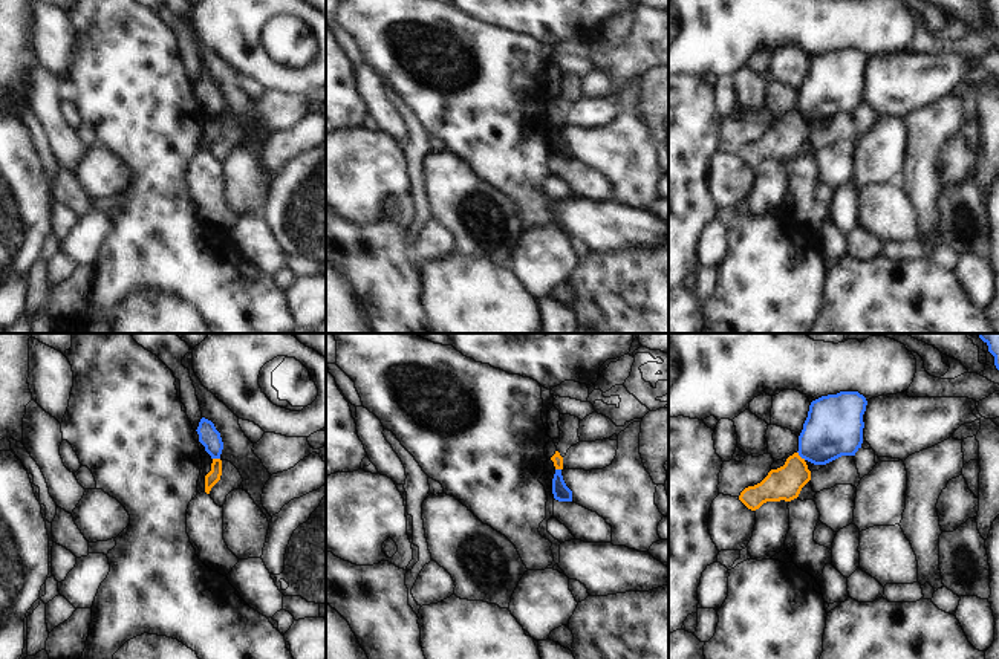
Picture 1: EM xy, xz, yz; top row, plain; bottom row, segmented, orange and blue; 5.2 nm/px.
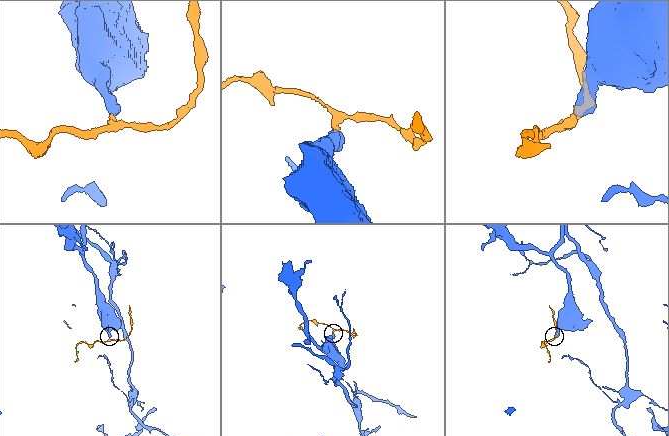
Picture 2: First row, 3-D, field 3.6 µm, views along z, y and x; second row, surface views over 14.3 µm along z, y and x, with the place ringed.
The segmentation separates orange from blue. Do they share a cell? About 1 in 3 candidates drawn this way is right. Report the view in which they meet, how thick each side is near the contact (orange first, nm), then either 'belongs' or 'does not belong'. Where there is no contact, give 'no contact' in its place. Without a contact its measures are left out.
contact in yz; calibres 180 and 300 nm; does not belong

